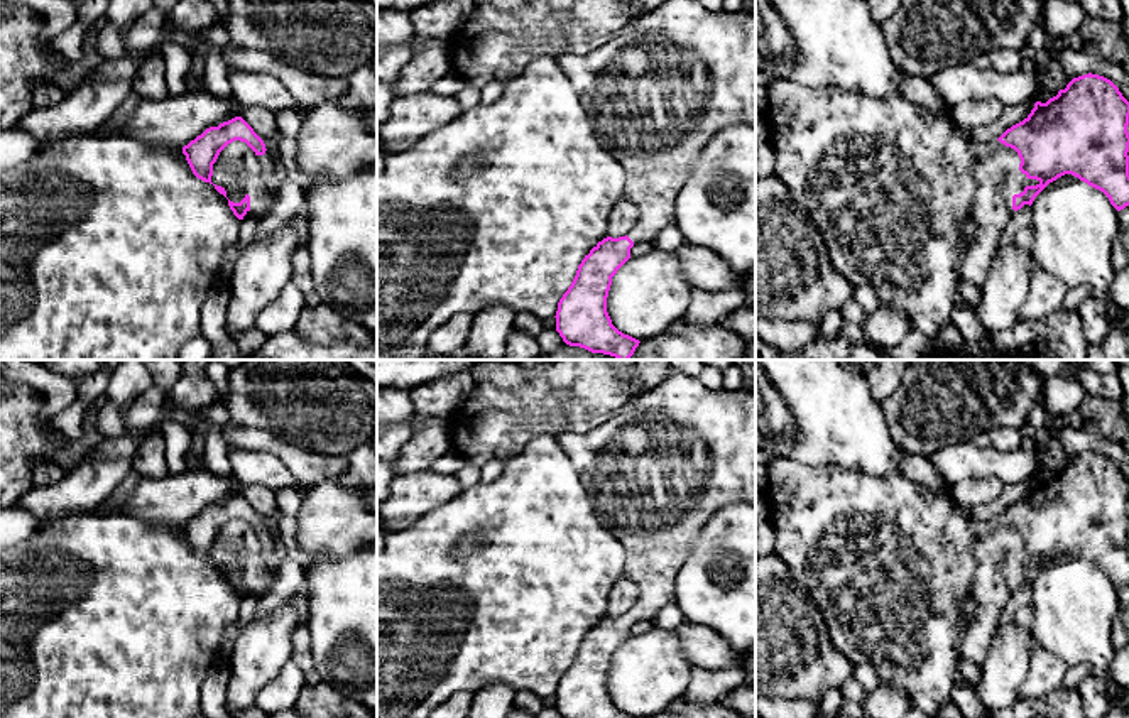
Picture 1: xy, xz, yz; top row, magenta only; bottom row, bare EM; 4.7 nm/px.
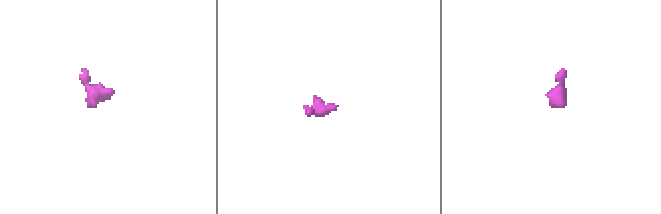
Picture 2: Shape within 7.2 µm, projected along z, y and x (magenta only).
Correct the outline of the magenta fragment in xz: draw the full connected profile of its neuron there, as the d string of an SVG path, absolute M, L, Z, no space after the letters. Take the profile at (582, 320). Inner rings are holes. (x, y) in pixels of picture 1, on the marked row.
M664 0L651 12L630 19L614 37L597 44L590 52L561 52L556 63L571 81L603 147L622 166L624 198L639 209L625 237L607 237L585 255L571 286L558 302L556 331L570 346L629 360L641 341L612 324L607 313L612 277L630 258L635 243L649 242L674 223L678 193L710 140L732 125L755 128L755 14L747 8L710 12L700 0Z

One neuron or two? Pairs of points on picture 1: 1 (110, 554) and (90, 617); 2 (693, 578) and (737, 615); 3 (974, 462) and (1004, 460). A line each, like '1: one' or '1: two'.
1: one
2: one
3: one

